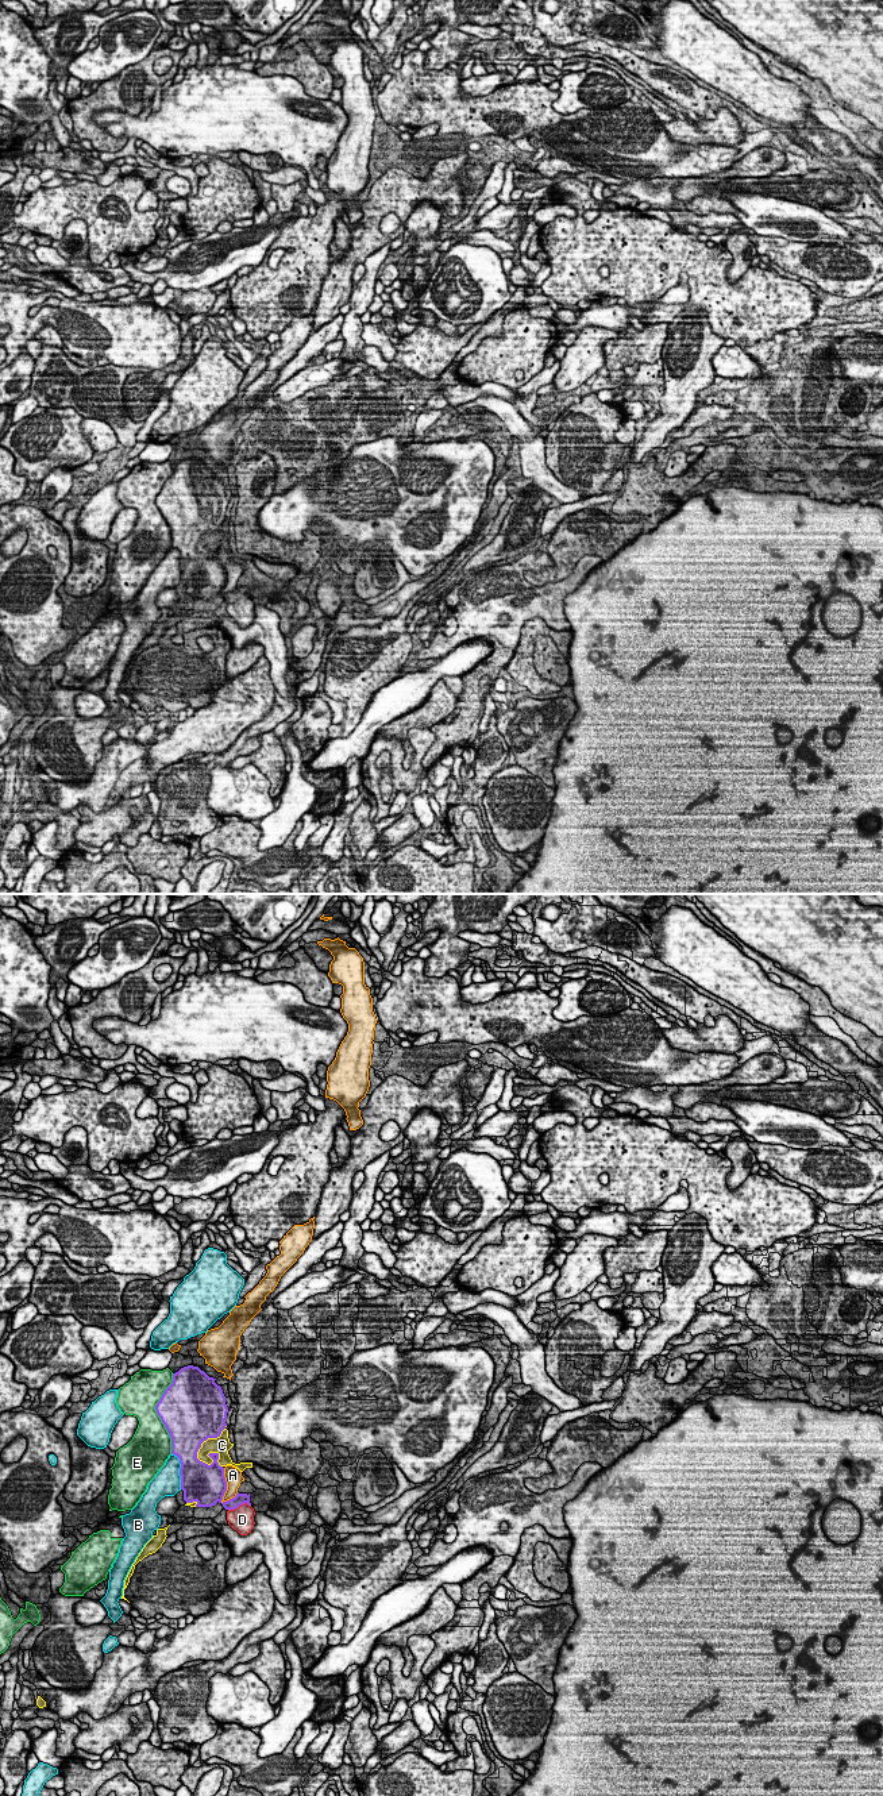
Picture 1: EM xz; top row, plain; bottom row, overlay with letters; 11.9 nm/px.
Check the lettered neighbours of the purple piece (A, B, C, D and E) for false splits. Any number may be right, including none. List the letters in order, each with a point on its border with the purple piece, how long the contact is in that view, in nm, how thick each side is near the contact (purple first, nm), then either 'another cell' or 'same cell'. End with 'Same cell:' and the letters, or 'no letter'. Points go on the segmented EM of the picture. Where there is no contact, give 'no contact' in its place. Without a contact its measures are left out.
A: contact xz (226, 1486); length 440 nm; calibres 480 and 200 nm; another cell
B: contact xz (180, 1471); length 440 nm; calibres 420 and 320 nm; another cell
C: contact xz (205, 1440); length 550 nm; calibres 500 and 200 nm; another cell
D: contact xz (239, 1504); length 280 nm; calibres 140 and 280 nm; same cell
E: contact xz (157, 1413); length 950 nm; calibres 480 and 380 nm; another cell
Same cell: D

